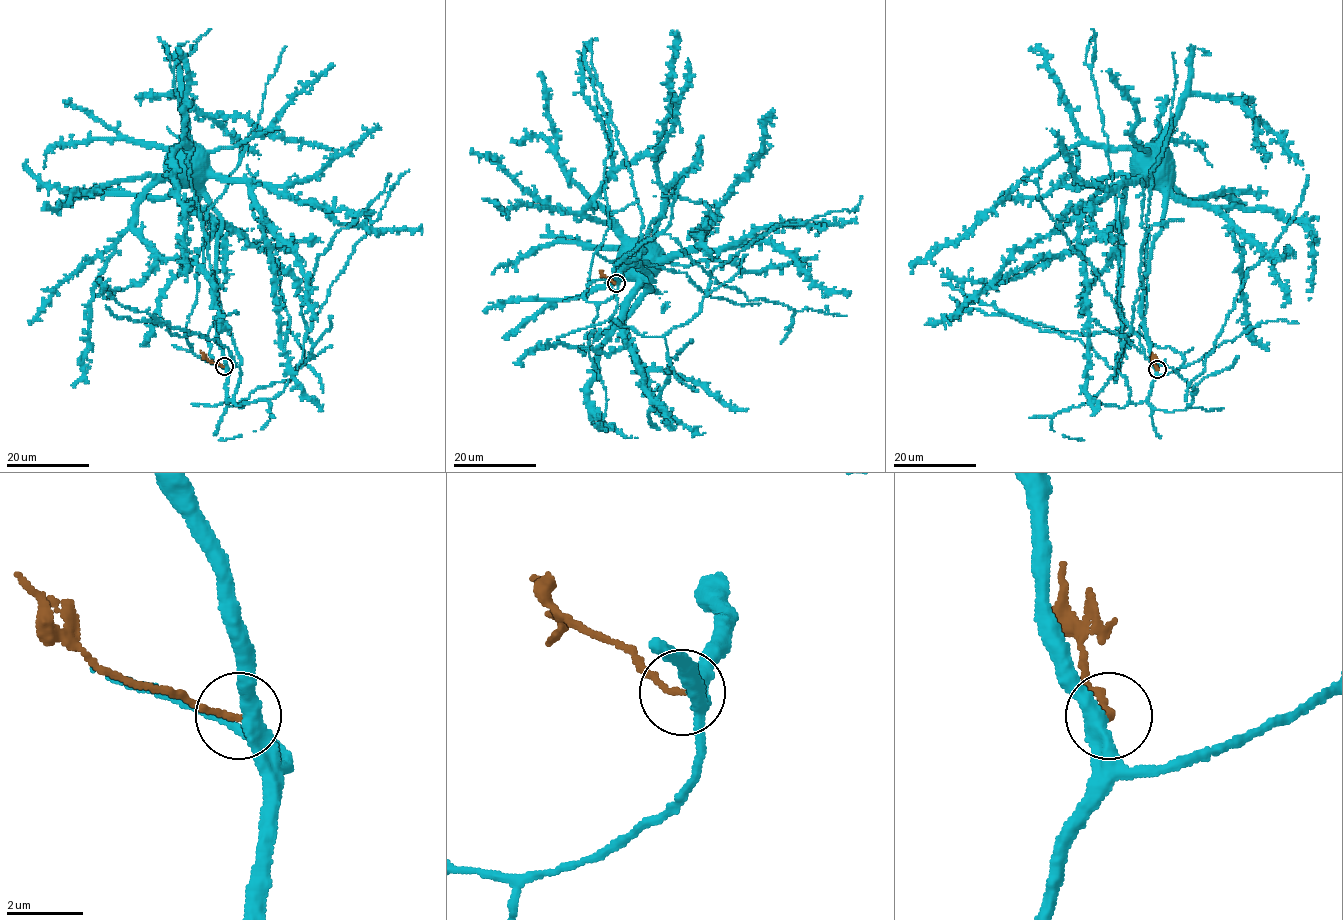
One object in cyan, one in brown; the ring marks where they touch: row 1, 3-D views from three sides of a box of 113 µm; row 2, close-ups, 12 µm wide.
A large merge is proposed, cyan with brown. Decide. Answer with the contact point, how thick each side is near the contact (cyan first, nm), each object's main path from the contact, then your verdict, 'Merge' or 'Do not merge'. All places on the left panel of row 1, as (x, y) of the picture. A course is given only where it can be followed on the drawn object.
Place: (224, 366). Thickness 400 nm (cyan) against 140 nm. Course of cyan: (224, 366), (216, 316), (219, 313), (216, 240), (221, 216), (204, 192), (195, 186), (180, 185), (176, 169). Course of brown: (224, 366), (209, 361), (200, 351). Do not merge

